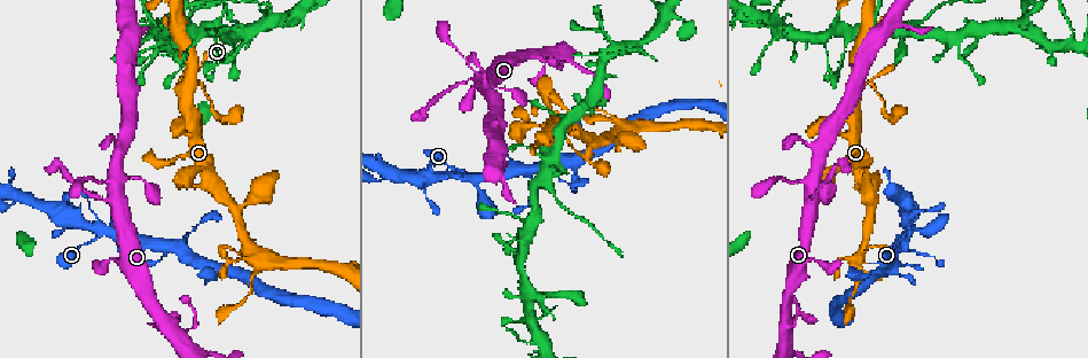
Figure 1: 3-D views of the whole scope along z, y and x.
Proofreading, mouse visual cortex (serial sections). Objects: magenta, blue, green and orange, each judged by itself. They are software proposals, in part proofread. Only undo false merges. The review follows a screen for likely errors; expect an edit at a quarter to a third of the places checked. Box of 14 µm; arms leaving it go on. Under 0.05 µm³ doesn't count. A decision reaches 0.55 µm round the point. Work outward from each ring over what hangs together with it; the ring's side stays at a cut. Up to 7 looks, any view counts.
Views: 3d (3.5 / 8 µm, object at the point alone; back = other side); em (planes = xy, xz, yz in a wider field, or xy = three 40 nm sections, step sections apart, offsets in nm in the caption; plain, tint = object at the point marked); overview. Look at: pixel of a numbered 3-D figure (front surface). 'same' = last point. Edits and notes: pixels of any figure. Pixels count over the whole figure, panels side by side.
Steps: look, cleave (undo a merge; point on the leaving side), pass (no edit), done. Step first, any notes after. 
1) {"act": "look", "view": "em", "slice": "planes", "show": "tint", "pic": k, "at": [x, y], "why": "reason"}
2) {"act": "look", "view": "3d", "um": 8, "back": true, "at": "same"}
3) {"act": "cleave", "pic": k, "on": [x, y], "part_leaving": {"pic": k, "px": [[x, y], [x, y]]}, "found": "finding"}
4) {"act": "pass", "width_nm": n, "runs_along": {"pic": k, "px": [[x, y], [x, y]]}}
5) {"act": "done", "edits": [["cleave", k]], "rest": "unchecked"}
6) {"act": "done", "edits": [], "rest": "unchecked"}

{"act": "look", "view": "3d", "um": 8, "pic": 1, "at": [812, 196], "why": "thick turns thin"}

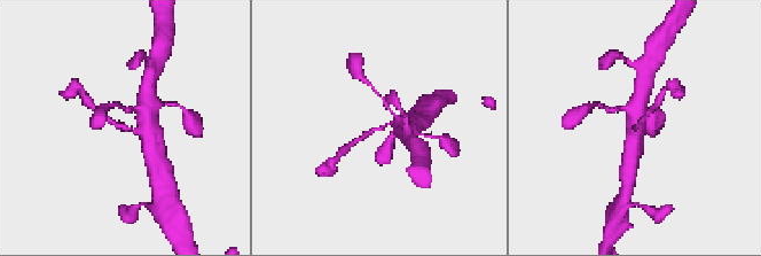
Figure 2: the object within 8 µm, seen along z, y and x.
{"act": "look", "view": "em", "slice": "xy", "step": 2, "show": "tint", "pic": 2, "at": [383, 129], "arm_widths_nm": [200, 500]}

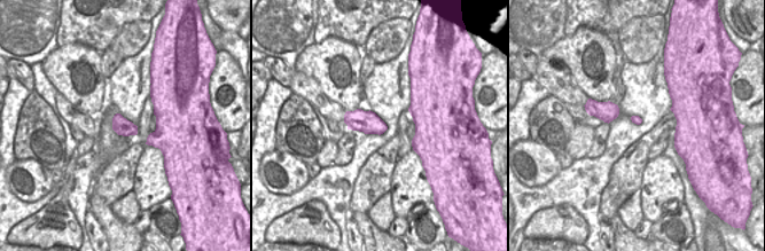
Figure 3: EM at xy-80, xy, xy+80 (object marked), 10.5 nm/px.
{"act": "pass", "runs_along": {"pic": 2, "px": [[148, 141], [147, 129], [119, 126], [101, 113]]}, "found": "one cell here"}

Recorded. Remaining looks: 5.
{"act": "look", "view": "3d", "um": 3.5, "back": true, "pic": 1, "at": [466, 176]}

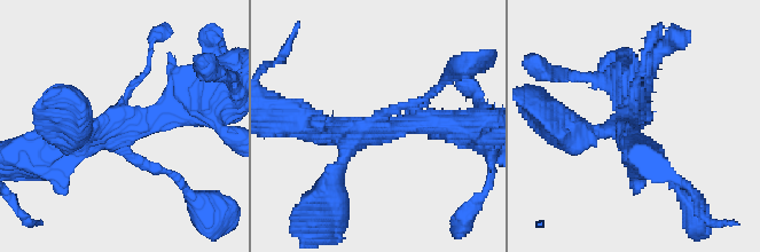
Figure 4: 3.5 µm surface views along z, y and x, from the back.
{"act": "look", "view": "em", "slice": "xy", "step": 5, "show": "tint", "pic": 4, "at": [123, 136]}

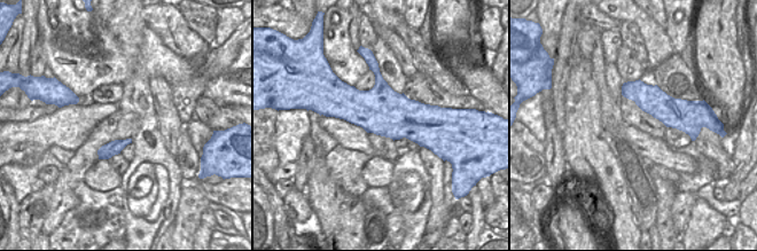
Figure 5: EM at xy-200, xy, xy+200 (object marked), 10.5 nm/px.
{"act": "pass", "width_nm": 500, "runs_along": {"pic": 4, "px": [[666, 175], [633, 136], [636, 109]]}, "found": "all the same cell"}

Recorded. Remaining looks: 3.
{"act": "look", "view": "3d", "um": 8, "pic": 1, "at": [192, 43], "why": "thick turns thin"}

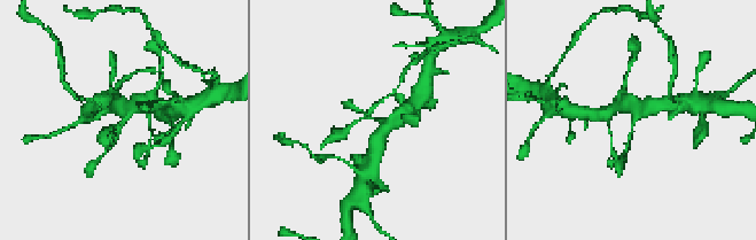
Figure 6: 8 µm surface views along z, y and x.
{"act": "look", "view": "3d", "um": 3.5, "pic": 6, "at": [636, 120]}

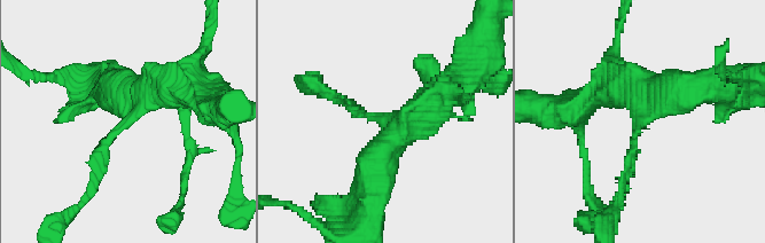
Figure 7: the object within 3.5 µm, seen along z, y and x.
{"act": "pass", "runs_along": {"pic": 7, "px": [[179, 101], [155, 89], [112, 132], [91, 193]]}, "found": "continuous, no second cell"}

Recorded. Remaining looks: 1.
{"act": "done", "edits": [], "rest": "unchecked"}

